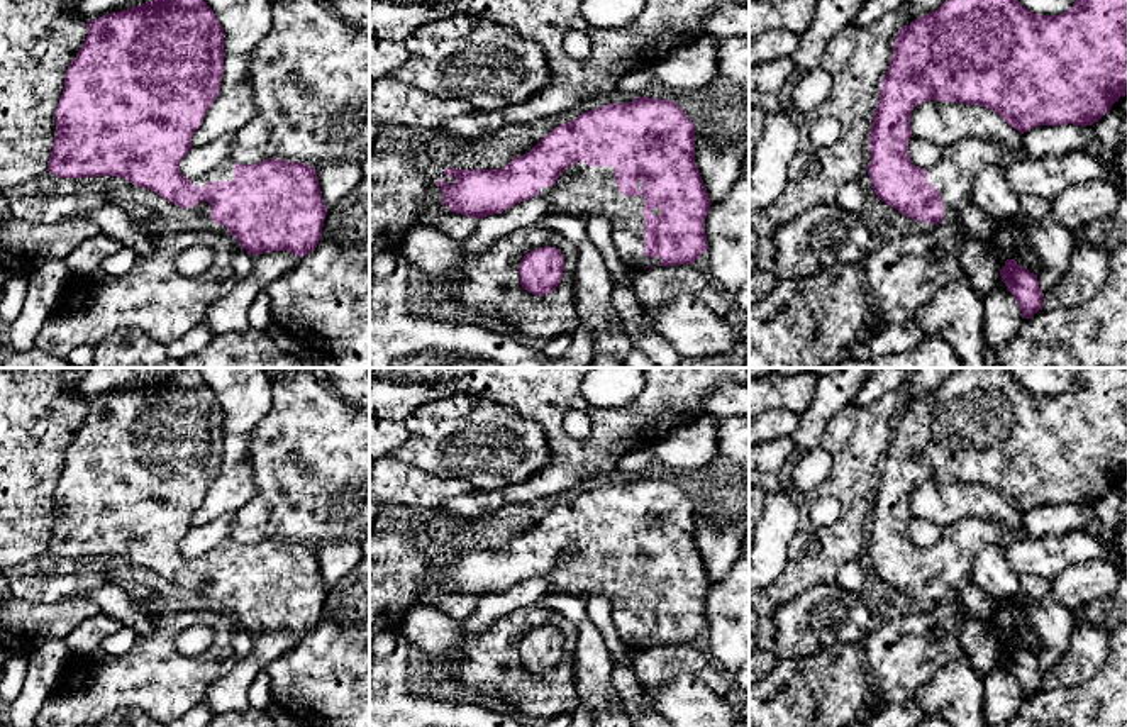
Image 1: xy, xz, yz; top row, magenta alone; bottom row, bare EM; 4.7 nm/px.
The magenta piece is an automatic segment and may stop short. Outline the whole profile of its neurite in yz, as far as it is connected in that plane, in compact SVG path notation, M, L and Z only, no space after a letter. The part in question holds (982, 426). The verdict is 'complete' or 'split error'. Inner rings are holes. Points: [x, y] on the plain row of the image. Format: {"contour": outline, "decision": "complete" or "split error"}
{"contour": "M959 368L935 391L902 405L893 422L890 446L881 461L880 480L869 510L868 552L878 578L905 597L934 605L954 602L969 580L978 554L991 544L1010 542L1003 524L966 519L944 529L941 541L919 547L910 541L910 495L922 481L956 481L997 491L1020 513L1037 505L1093 505L1120 476L1127 474L1127 369L1085 368L1071 388L1059 395L1032 393L1010 368Z", "decision": "split error"}

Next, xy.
{"contour": "M198 368L161 369L151 381L110 391L85 405L88 415L66 451L64 469L54 491L56 515L47 542L49 552L59 558L125 558L195 595L225 605L253 635L288 630L303 637L317 627L329 590L315 547L278 537L254 544L239 544L229 537L195 559L180 551L180 541L192 529L195 510L219 476L224 454L224 408Z", "decision": "split error"}

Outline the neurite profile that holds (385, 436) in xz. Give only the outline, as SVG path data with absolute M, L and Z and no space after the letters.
M369 415L369 459L378 461L391 456L405 441L407 427L403 422L385 420Z

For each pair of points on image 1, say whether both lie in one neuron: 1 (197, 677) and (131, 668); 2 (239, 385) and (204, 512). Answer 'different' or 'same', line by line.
1: same
2: same

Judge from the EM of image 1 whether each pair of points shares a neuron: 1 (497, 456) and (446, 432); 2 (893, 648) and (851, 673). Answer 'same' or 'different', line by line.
1: same
2: different

